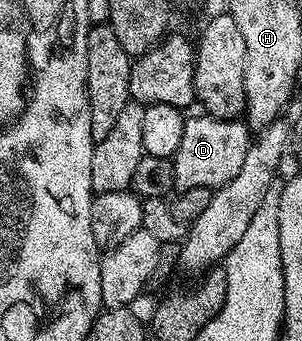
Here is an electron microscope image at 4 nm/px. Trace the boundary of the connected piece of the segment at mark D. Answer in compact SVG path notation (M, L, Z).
M198 112L195 118L187 117L184 136L180 136L180 148L176 148L172 159L175 187L187 190L197 186L217 188L228 184L228 180L232 180L232 176L240 172L251 141L252 130L245 121L214 118L205 112Z

